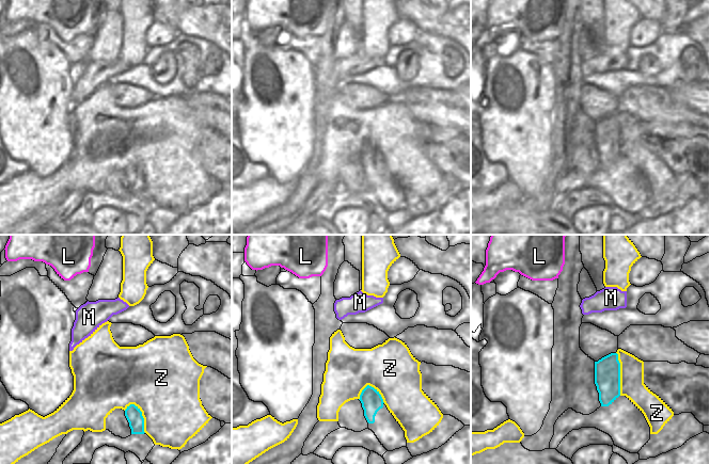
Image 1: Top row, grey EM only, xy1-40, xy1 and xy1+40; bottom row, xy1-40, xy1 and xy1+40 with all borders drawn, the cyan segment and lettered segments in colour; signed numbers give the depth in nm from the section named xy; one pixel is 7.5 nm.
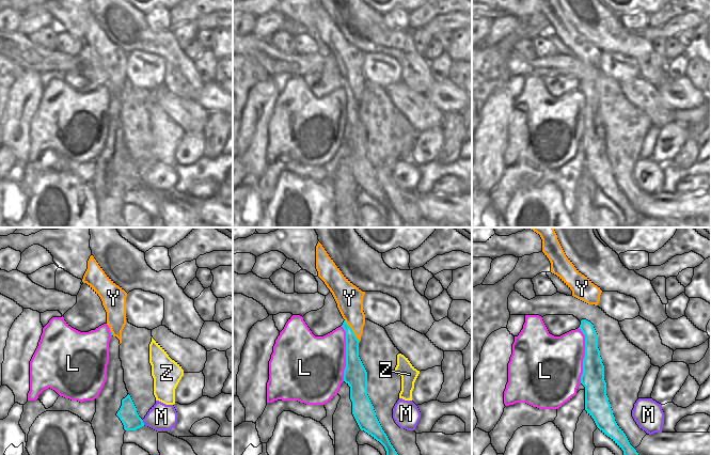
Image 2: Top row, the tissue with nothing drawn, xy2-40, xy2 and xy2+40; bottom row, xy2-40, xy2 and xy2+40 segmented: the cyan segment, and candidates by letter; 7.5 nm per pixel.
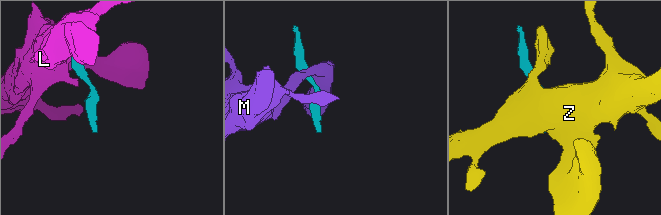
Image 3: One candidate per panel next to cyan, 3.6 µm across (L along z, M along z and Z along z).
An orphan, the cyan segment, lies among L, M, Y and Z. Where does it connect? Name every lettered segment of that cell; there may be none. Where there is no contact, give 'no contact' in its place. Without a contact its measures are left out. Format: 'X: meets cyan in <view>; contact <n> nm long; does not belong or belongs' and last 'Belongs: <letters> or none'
L: meets cyan in xy2+40; contact 420 nm long; does not belong
M: meets cyan in xy2-40; contact 40 nm long; does not belong
Y: meets cyan in xy2; contact 200 nm long; belongs
Z: meets cyan in xy1+40; contact 320 nm long; does not belong
Belongs: Y

